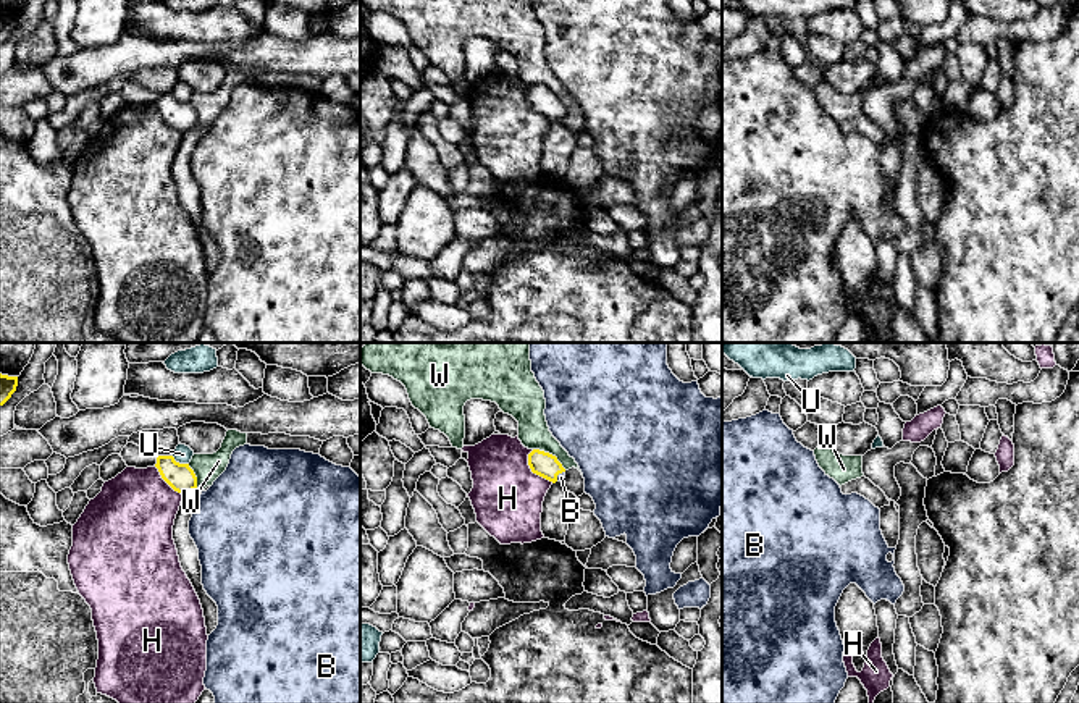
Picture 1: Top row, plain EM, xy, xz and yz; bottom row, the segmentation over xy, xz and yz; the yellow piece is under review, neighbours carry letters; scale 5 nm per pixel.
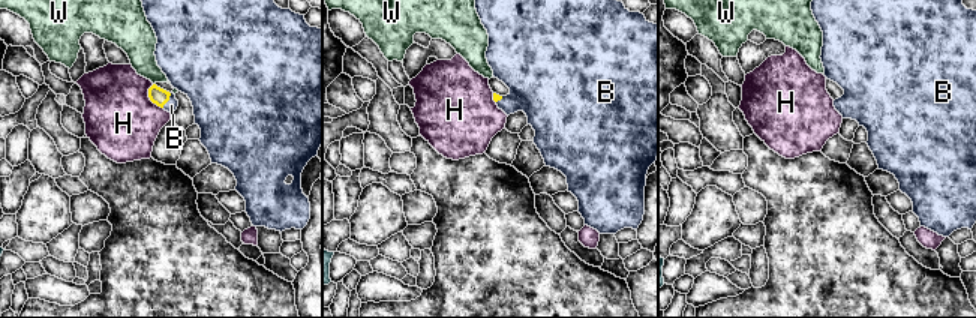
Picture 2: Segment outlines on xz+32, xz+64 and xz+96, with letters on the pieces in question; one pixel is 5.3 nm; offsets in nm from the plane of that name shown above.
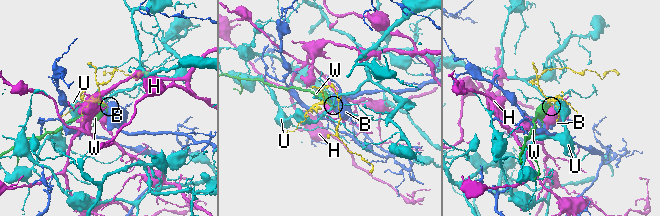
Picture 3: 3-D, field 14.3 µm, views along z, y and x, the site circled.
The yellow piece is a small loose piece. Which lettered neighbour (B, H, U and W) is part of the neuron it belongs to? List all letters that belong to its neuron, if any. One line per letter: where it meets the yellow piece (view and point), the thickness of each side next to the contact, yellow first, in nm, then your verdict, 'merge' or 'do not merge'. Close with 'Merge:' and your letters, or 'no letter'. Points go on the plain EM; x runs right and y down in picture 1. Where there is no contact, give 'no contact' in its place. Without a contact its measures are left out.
B: xz (558, 112) | 120/40 nm | merge
H: xz (532, 109) | 120/360 nm | do not merge
U: xy (178, 101) | 140/90 nm | do not merge
W: xz (551, 92) | 120/160 nm | do not merge
Merge: B

